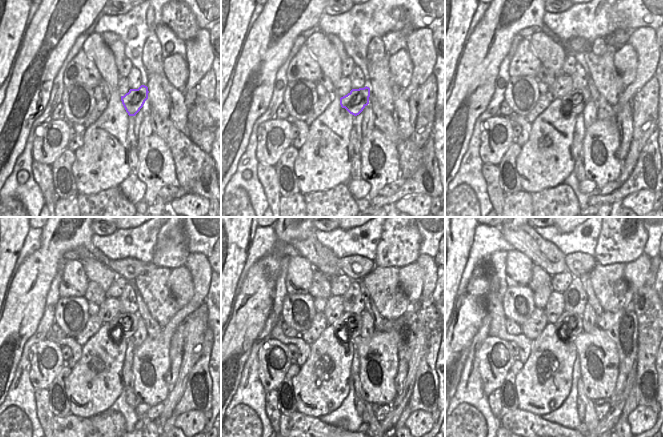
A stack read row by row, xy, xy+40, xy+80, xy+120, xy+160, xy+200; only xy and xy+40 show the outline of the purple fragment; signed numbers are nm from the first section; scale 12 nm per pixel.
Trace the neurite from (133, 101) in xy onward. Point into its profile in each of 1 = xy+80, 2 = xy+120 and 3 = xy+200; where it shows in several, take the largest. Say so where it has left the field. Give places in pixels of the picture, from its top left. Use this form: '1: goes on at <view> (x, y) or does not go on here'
1: goes on at xy+80 (576, 100)
2: goes on at xy+120 (127, 324)
3: goes on at xy+200 (563, 327)

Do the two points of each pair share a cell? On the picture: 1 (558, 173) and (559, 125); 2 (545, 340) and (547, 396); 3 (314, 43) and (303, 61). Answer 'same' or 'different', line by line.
1: same
2: same
3: different

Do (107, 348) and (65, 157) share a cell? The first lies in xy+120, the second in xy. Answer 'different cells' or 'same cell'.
different cells

